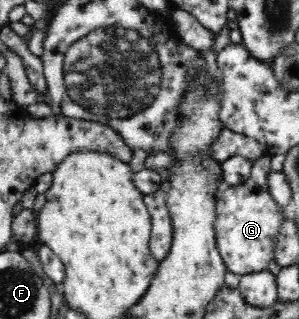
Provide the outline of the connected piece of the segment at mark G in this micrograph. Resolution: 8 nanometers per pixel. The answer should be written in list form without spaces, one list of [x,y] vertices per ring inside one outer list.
[[[269,156],[253,161],[251,176],[247,182],[225,186],[216,202],[216,244],[227,270],[235,274],[249,274],[265,270],[274,258],[277,236],[283,222],[283,209],[271,196],[268,174],[271,172]]]

